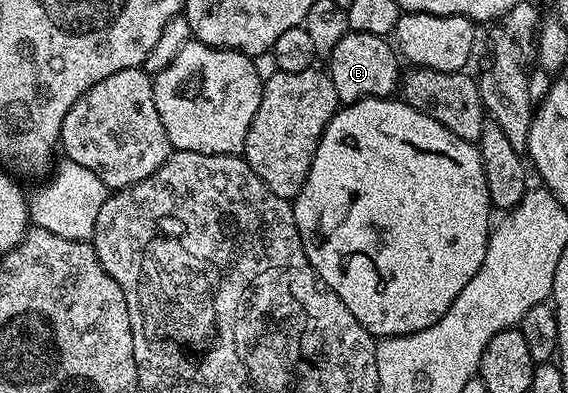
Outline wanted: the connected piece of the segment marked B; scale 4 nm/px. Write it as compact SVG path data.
M345 34L343 40L339 40L339 44L335 44L335 48L327 56L327 62L329 79L331 84L335 84L337 100L341 104L396 95L403 78L402 63L396 49L385 38L374 34Z

